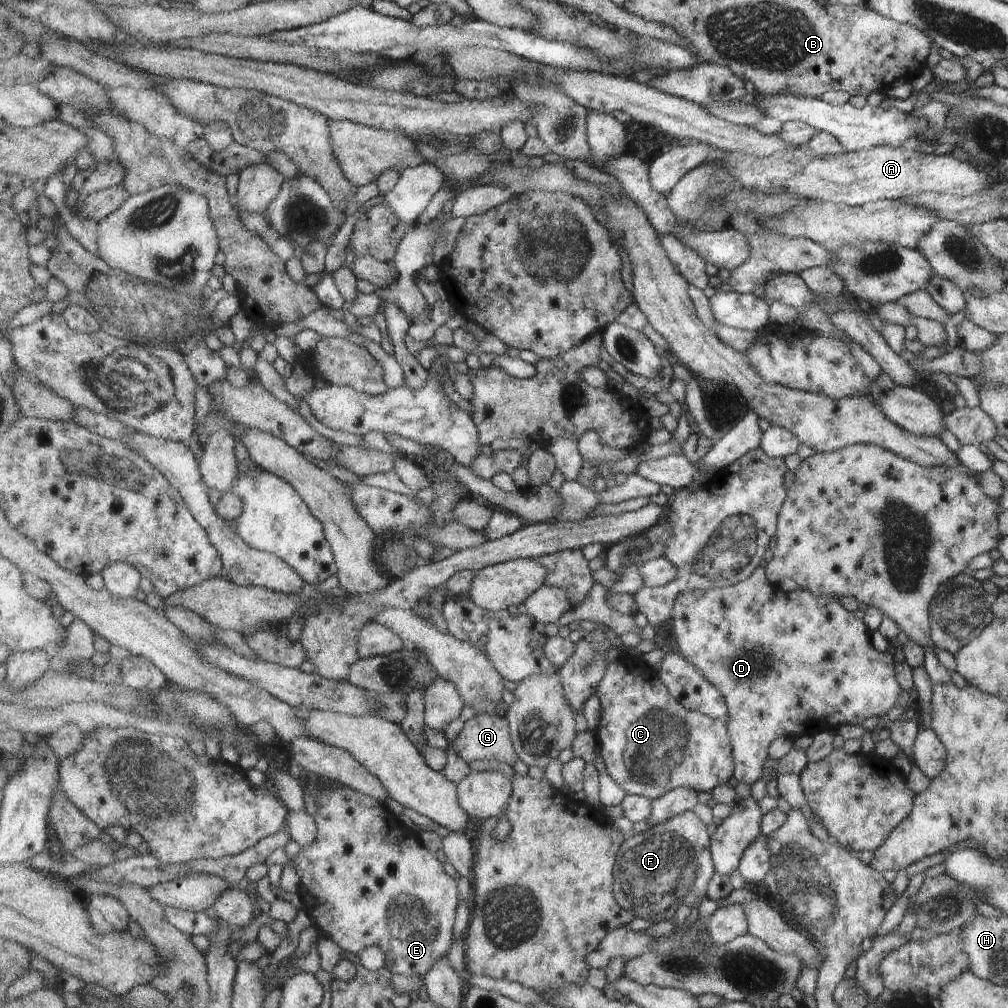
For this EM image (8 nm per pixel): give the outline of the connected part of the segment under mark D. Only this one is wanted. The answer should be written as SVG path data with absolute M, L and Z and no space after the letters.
M759 566L758 569L755 570L754 573L751 574L746 580L740 581L736 584L727 586L727 587L714 587L711 589L706 590L698 590L692 589L683 592L676 601L675 604L675 616L674 616L674 633L675 637L677 638L677 642L680 648L681 653L684 657L686 657L690 663L692 663L719 691L720 694L724 697L725 703L727 704L728 709L728 722L726 723L727 729L729 730L729 734L731 737L732 746L734 746L734 761L735 761L735 770L734 770L734 777L738 782L746 782L746 784L754 784L756 780L760 780L763 776L763 764L768 759L769 754L768 747L769 744L776 740L779 736L784 735L788 738L797 738L803 737L806 735L811 735L812 737L819 732L829 730L829 731L837 731L842 724L858 724L861 723L866 718L872 718L872 716L876 716L876 718L881 719L890 708L894 708L897 706L897 702L899 701L899 696L901 695L901 688L898 684L898 681L895 677L895 664L896 664L896 657L891 655L887 650L886 651L879 651L871 641L871 633L869 628L864 624L862 619L856 619L854 617L854 613L850 612L849 610L845 610L843 604L839 601L840 598L838 597L825 597L825 596L816 596L813 595L811 592L808 592L806 589L796 589L792 592L784 592L779 588L779 585L773 585L769 583L767 579L765 568Z

